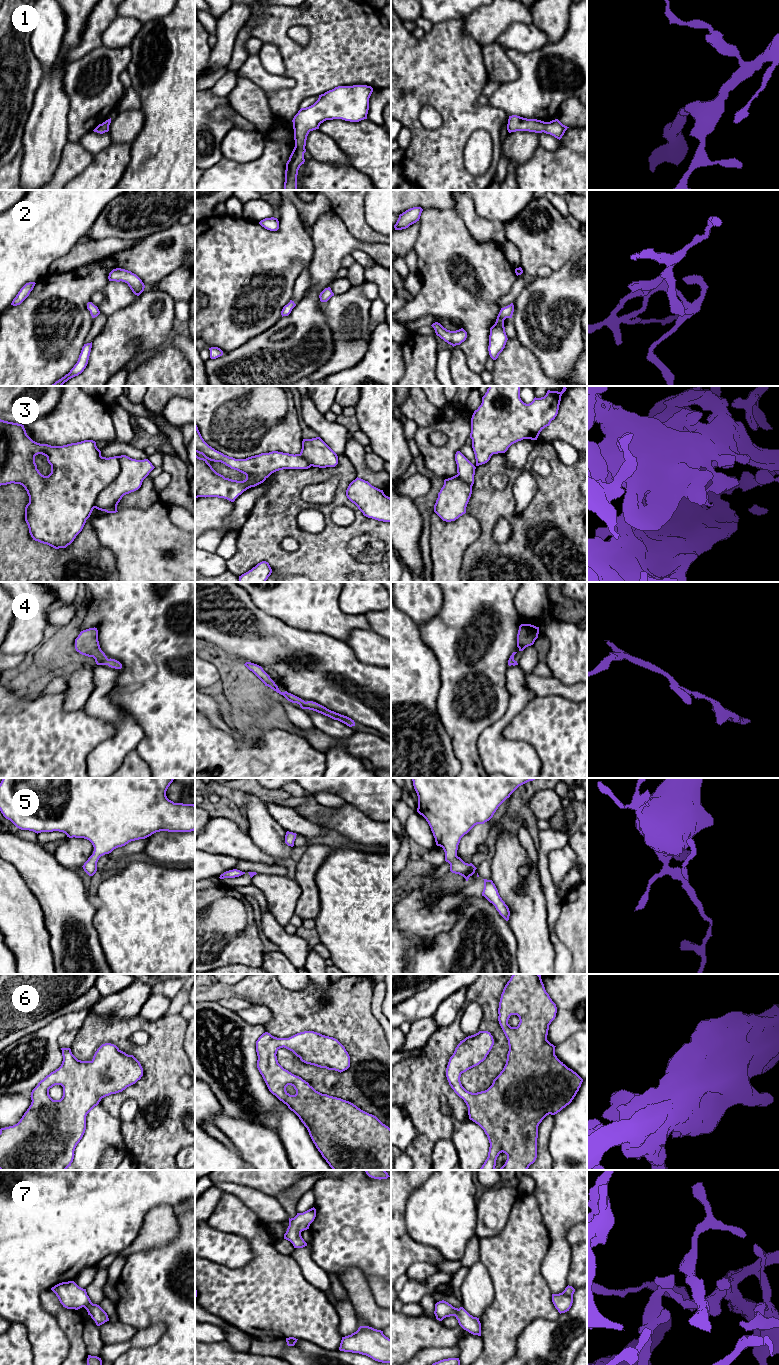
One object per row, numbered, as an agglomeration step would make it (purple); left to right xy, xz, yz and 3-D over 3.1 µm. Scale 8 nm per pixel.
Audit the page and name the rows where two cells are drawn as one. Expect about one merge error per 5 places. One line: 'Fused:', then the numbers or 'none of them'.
Fused: none of them

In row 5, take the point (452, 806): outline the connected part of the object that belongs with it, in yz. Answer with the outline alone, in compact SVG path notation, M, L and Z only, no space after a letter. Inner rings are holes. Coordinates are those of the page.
M412 778L414 789L418 796L417 812L428 822L437 846L443 848L445 861L450 864L450 871L463 876L466 881L477 869L472 863L465 863L457 856L461 838L475 825L489 821L498 807L510 797L521 785L538 778Z

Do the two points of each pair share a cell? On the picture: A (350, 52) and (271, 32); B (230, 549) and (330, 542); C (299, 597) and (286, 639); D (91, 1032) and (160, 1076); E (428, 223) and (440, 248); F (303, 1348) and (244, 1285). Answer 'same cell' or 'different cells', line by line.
A: same cell
B: different cells
C: different cells
D: same cell
E: same cell
F: different cells

